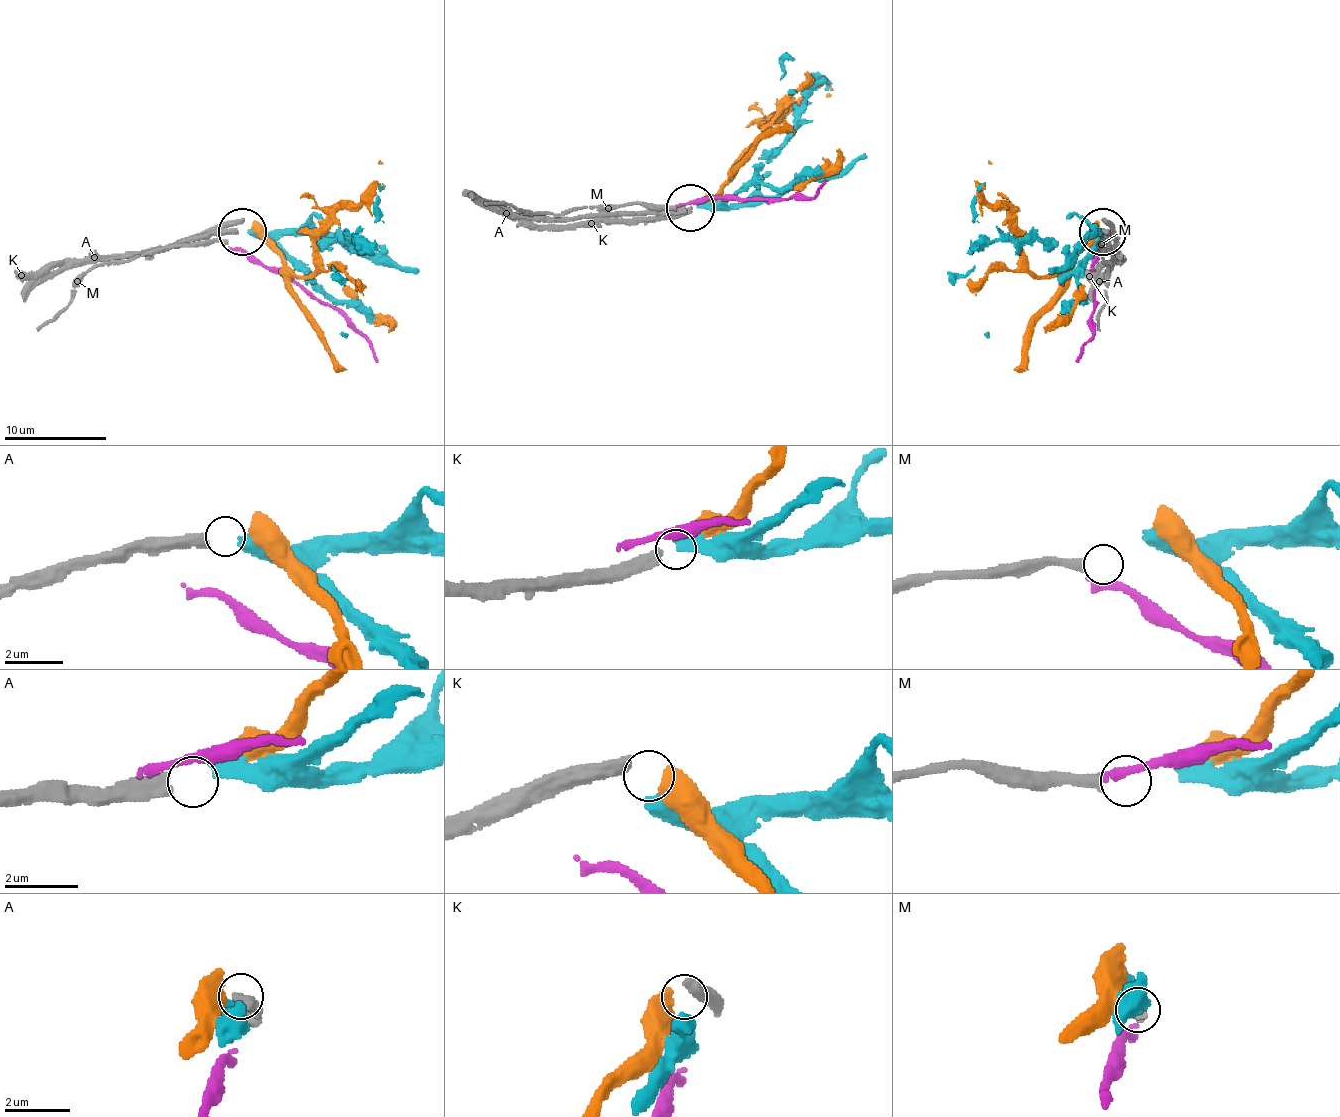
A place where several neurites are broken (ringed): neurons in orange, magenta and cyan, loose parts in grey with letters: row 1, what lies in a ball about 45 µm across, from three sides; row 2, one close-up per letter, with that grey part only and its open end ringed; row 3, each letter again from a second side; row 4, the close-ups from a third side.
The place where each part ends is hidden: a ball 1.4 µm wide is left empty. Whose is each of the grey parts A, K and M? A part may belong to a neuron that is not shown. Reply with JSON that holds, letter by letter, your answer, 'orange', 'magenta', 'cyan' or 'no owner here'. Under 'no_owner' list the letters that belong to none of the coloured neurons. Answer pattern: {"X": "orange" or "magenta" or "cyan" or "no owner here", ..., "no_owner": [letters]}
{"A": "cyan", "K": "orange", "M": "no owner here", "no_owner": ["M"]}

